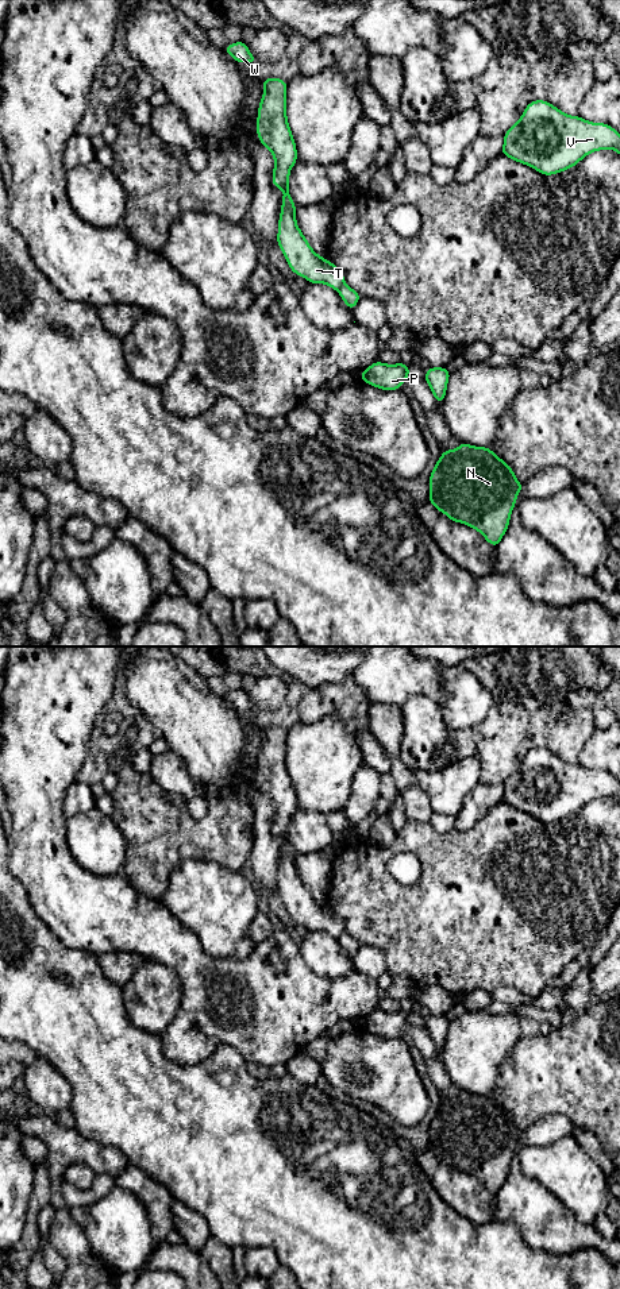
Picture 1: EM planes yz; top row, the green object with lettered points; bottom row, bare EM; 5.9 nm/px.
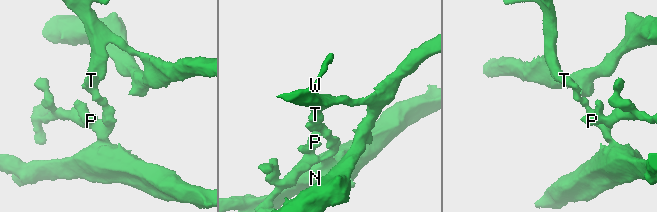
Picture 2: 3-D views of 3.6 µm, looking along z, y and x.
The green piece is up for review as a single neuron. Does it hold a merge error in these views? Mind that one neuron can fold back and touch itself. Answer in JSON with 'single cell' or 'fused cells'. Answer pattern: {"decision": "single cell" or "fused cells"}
{"decision": "fused cells"}

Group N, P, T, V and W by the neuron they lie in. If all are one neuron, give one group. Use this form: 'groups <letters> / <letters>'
groups N P / T V W

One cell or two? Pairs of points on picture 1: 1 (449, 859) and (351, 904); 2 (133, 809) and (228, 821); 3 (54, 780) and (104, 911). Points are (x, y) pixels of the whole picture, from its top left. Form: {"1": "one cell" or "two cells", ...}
{"1": "one cell", "2": "one cell", "3": "one cell"}

